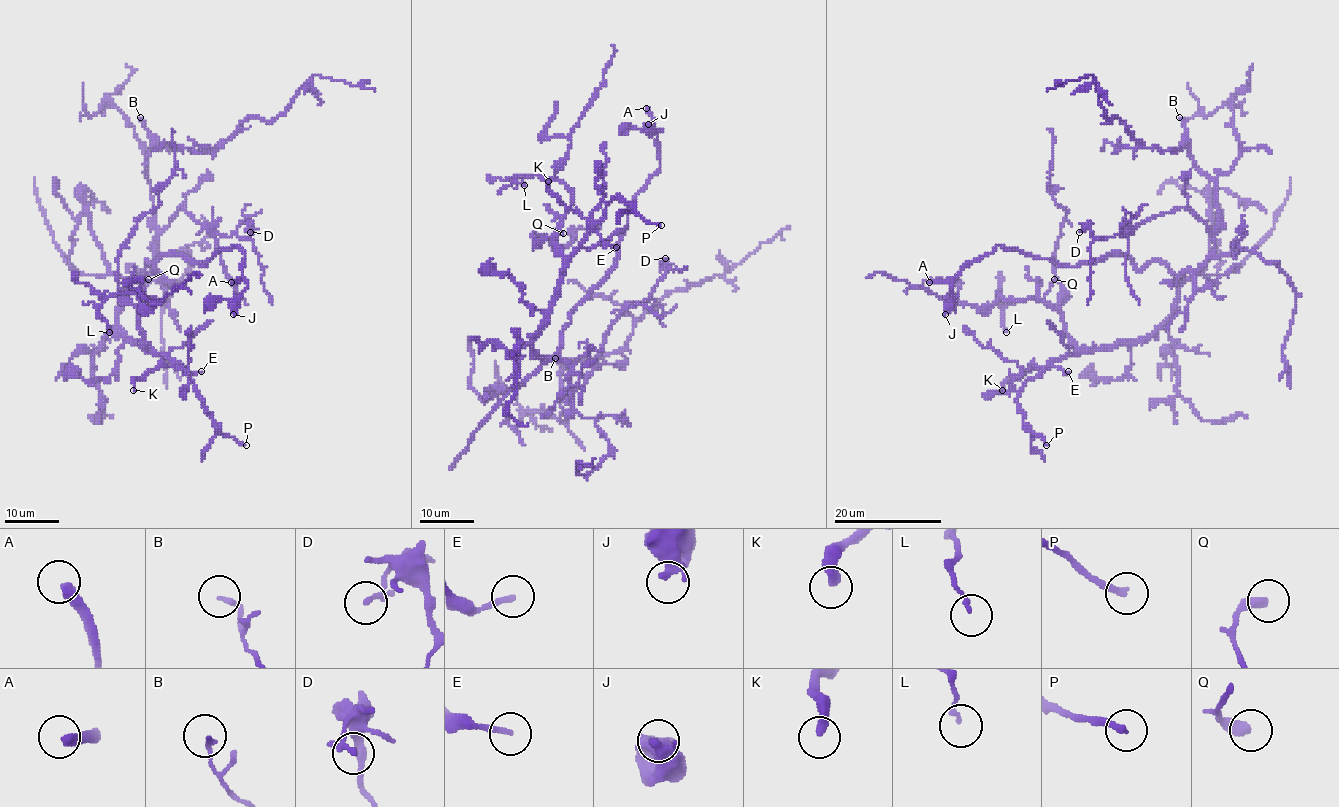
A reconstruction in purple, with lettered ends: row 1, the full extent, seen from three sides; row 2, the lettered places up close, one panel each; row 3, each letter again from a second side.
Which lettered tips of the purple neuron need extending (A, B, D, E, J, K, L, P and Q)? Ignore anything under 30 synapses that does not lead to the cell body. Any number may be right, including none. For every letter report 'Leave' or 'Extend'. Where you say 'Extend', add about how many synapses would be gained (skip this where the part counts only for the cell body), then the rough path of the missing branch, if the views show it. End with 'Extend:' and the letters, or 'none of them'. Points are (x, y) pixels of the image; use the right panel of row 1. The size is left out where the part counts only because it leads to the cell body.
A: Extend. Roughly 140 synapses. Course of what is missing: (929, 282), (910, 208), (864, 125), (852, 44), (872, 21), (919, 3), (972, 13)
B: Leave
D: Leave
E: Leave
J: Leave
K: Leave
L: Leave
P: Leave
Q: Leave
Extend: A

